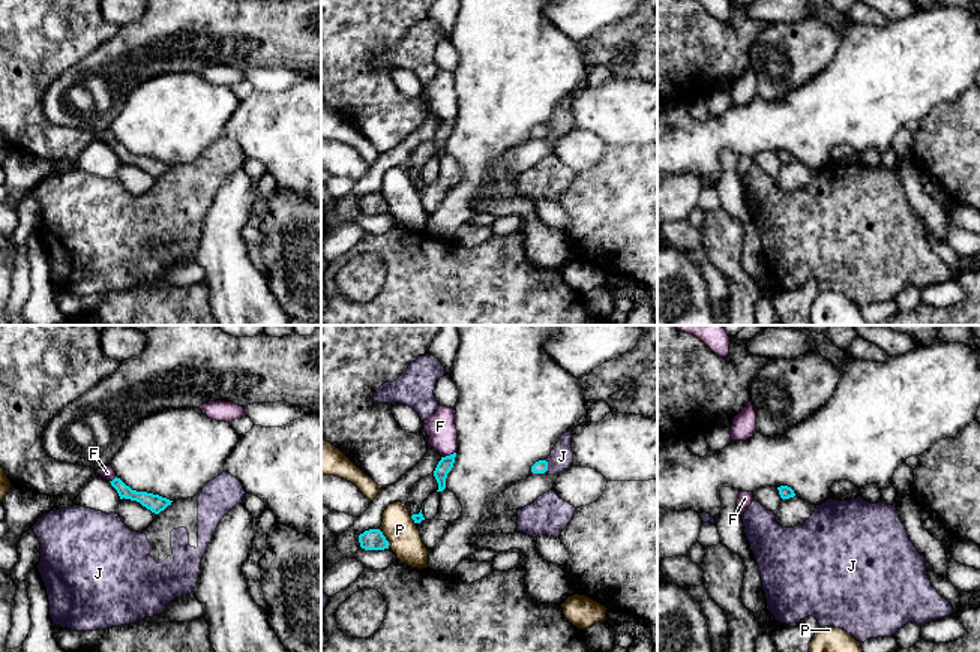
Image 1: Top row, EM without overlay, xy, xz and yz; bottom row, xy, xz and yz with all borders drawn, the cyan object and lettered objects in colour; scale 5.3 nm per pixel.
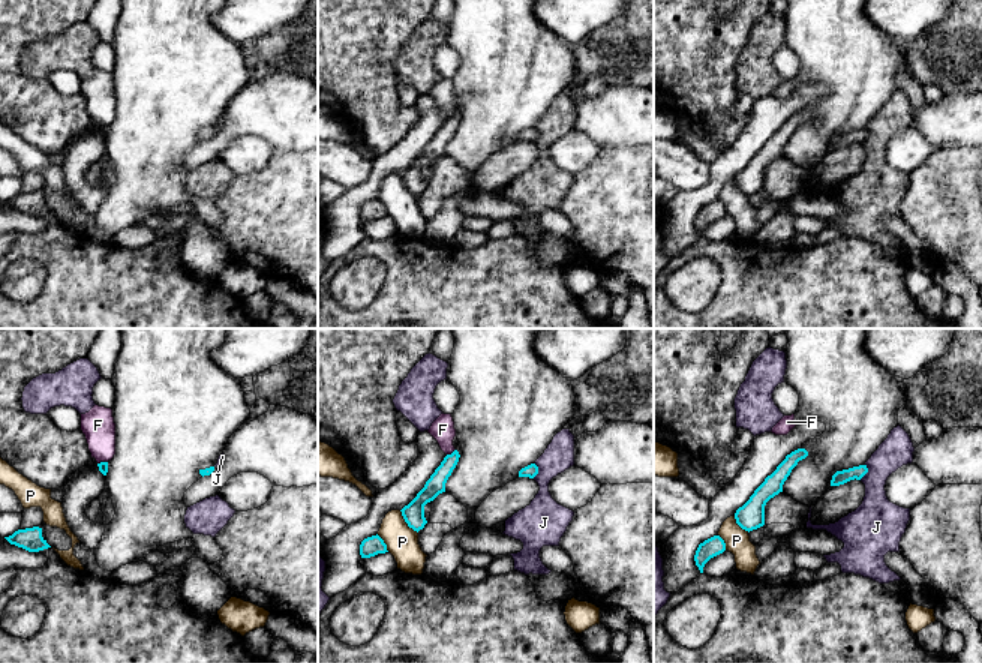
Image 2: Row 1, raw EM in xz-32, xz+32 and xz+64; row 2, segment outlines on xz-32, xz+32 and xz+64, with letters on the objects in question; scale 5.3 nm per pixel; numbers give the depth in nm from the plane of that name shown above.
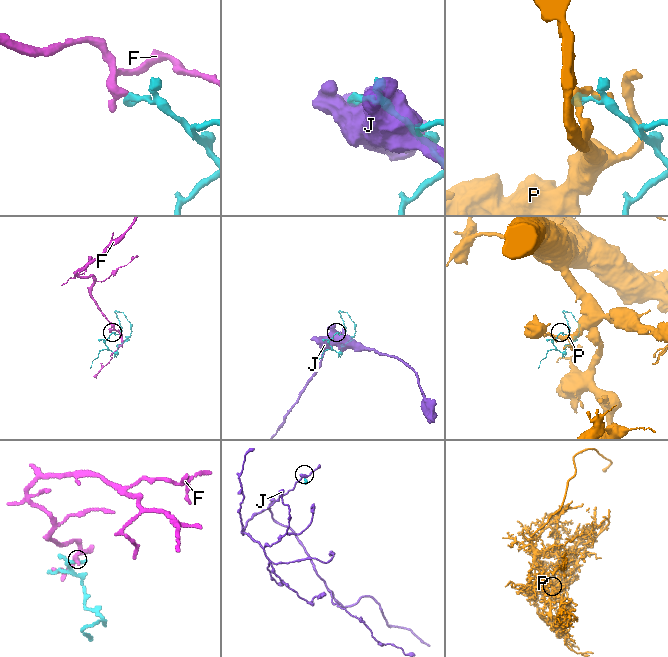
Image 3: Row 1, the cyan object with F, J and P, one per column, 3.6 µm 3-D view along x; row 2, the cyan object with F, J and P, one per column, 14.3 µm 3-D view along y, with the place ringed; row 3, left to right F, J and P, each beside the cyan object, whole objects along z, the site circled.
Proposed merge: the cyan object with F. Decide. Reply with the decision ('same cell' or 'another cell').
another cell

